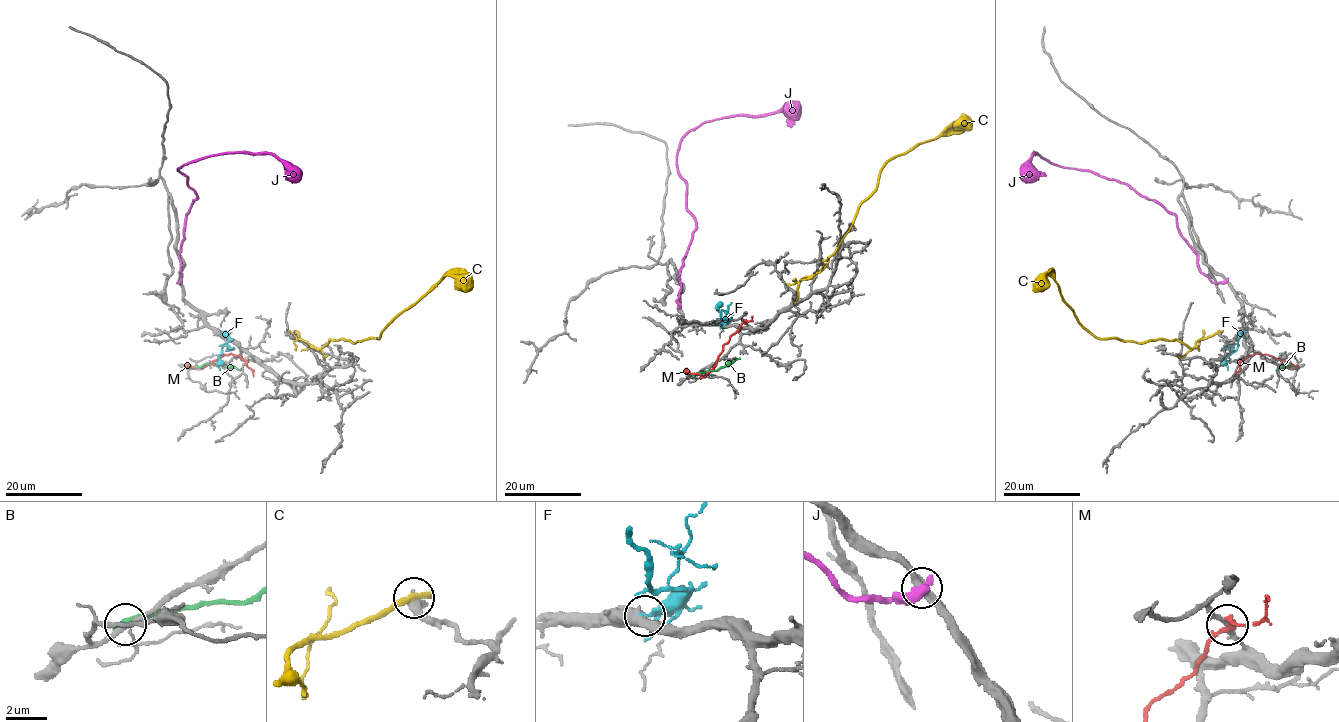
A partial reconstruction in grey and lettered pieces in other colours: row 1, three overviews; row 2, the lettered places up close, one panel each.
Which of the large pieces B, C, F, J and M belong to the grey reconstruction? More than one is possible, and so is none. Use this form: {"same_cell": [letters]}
{"same_cell": []}

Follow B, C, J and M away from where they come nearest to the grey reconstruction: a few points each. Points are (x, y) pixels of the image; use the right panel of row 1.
B: (1293, 367), (1289, 363), (1277, 368)
C: (1219, 332), (1192, 348), (1176, 340), (1143, 343), (1093, 336), (1078, 321), (1049, 275), (1041, 278), (1040, 289)
J: (1225, 281), (1212, 282), (1200, 270), (1177, 218), (1126, 184), (1035, 153), (1023, 175), (1028, 180)
M: (1240, 362), (1260, 353), (1287, 360), (1295, 366), (1287, 364)

